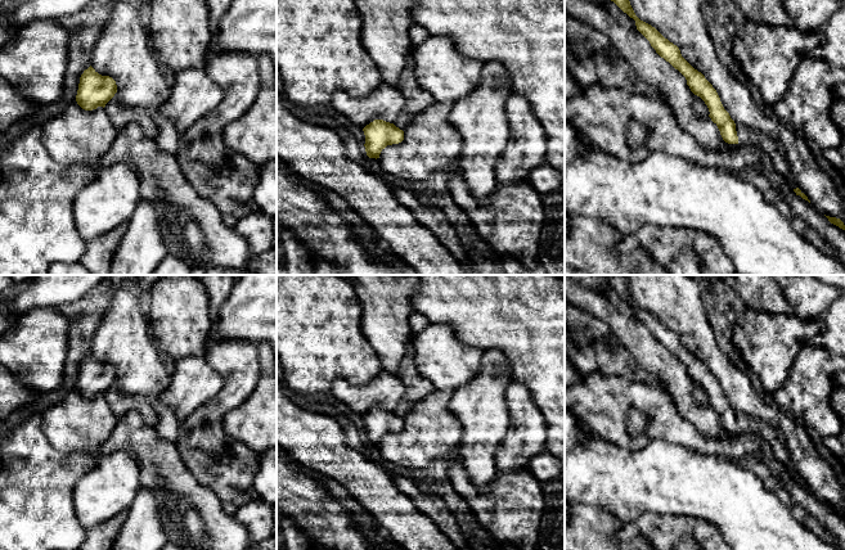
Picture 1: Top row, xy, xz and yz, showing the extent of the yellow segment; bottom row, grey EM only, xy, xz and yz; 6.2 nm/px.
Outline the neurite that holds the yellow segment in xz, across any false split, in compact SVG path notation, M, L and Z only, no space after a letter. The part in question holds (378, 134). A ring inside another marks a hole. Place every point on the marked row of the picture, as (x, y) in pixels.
M374 120L364 129L365 152L369 158L379 158L381 152L392 144L399 144L404 140L404 131L394 123L383 120Z

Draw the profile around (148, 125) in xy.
M116 93L114 96L104 107L107 116L109 117L117 131L121 131L131 122L138 122L141 126L144 134L149 139L154 140L159 132L159 127L157 126L154 120L150 116L143 112L138 112L134 108L121 105L117 96L118 93Z

